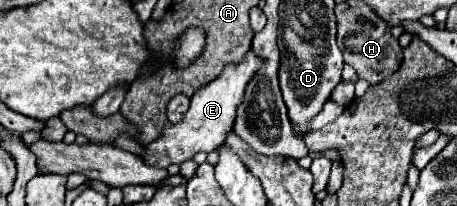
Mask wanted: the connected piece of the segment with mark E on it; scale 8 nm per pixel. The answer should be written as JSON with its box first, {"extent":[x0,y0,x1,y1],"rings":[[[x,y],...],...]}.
{"extent":[143,49,265,169],"rings":[[[253,49],[245,53],[243,61],[239,61],[239,63],[227,63],[223,67],[223,71],[219,73],[219,77],[215,77],[211,83],[207,83],[199,91],[195,91],[195,95],[191,97],[191,107],[189,107],[187,115],[183,117],[183,121],[177,123],[177,125],[169,123],[163,129],[163,137],[157,139],[157,141],[153,141],[153,143],[149,143],[145,147],[143,159],[151,167],[163,167],[163,169],[167,169],[171,163],[183,163],[183,161],[191,159],[199,151],[211,153],[217,145],[221,145],[225,141],[227,131],[233,129],[235,111],[243,103],[245,87],[249,85],[249,81],[257,75],[257,71],[263,65],[265,65],[265,61],[259,55],[255,55]]]}

